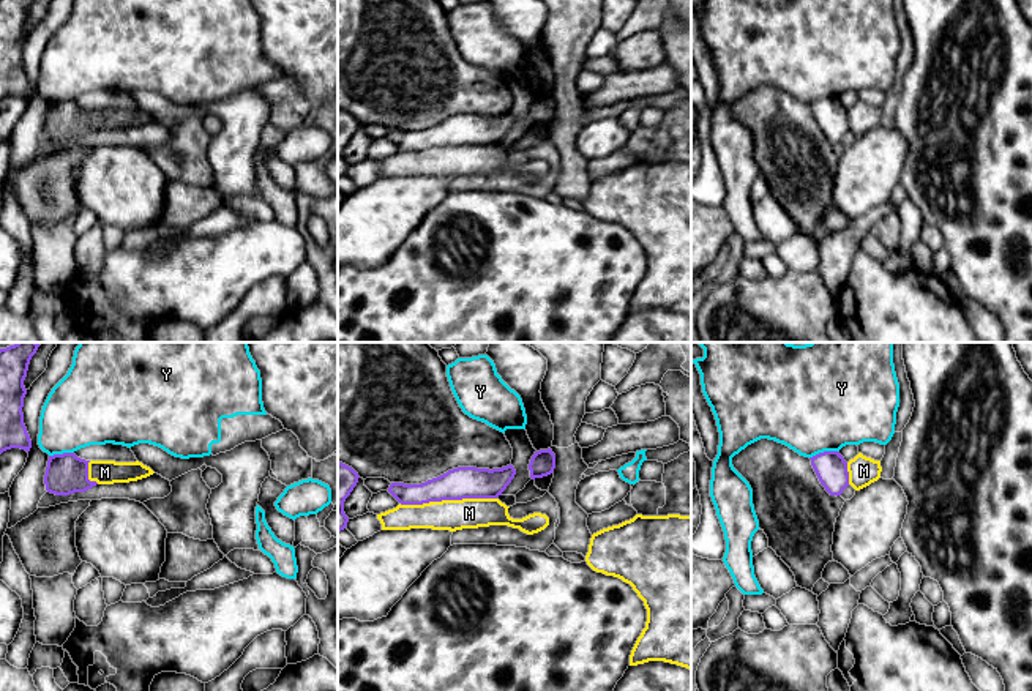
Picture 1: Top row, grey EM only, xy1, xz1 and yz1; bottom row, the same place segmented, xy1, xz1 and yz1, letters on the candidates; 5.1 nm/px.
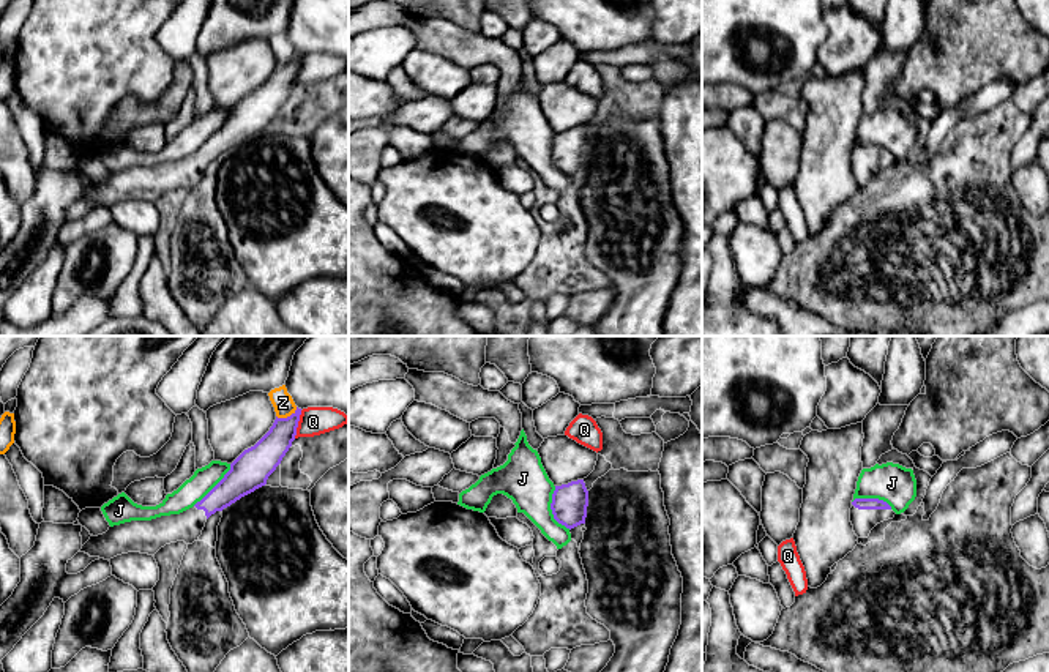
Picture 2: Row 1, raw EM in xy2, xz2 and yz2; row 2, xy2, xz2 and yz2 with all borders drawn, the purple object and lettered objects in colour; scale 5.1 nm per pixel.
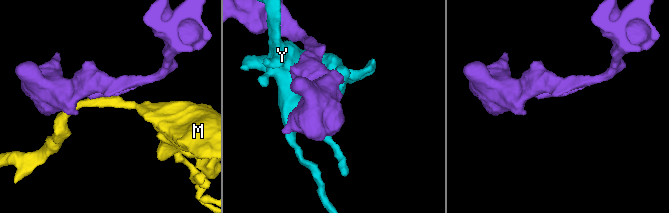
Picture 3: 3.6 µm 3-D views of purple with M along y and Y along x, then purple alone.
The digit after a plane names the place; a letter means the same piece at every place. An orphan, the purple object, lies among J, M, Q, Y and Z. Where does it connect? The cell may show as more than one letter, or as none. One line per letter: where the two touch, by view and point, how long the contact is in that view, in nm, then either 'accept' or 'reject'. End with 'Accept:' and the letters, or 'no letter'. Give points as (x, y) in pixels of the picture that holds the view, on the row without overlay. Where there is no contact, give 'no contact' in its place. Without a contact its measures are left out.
J: contact xz2 (551, 155); length 240 nm; reject
M: contact xz1 (447, 145); length 500 nm; reject
Q: contact xy2 (297, 71); length 150 nm; reject
Y: contact yz1 (824, 98); length 160 nm; reject
Z: contact xy2 (287, 63); length 120 nm; reject
Accept: no letter

